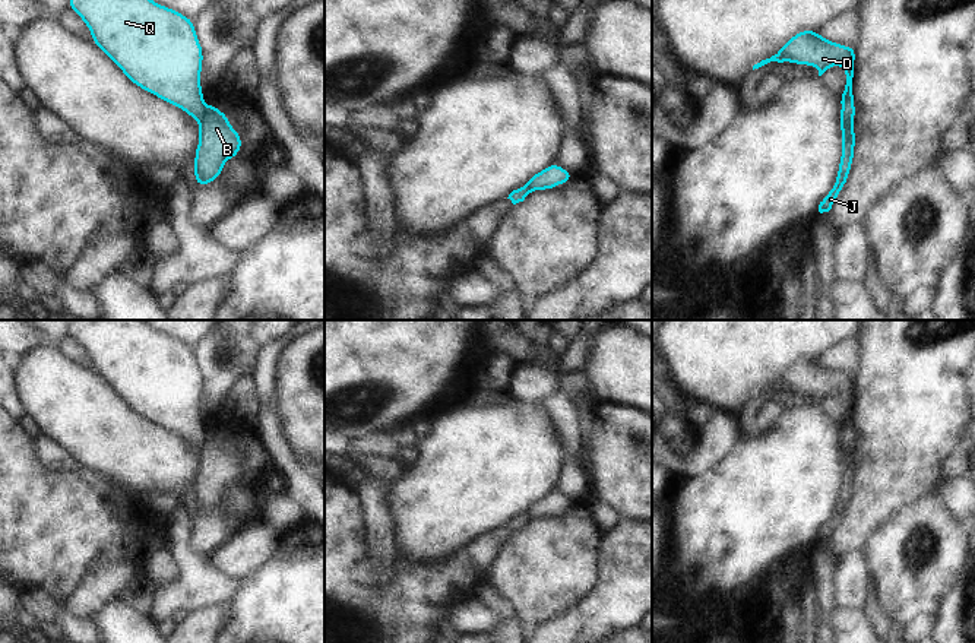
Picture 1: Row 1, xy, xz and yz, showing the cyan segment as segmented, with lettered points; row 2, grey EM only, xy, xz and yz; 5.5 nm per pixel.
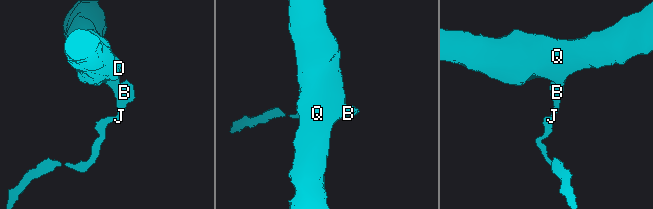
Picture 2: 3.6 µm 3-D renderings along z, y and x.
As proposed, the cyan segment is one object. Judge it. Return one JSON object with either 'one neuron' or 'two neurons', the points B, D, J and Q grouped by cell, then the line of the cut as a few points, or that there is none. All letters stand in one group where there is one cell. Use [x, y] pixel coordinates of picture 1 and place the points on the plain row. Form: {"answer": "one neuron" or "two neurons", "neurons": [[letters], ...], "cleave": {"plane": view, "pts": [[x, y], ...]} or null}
{"answer": "two neurons", "neurons": [["B", "J"], ["D", "Q"]], "cleave": {"plane": "yz", "pts": [[841, 440], [854, 465]]}}

